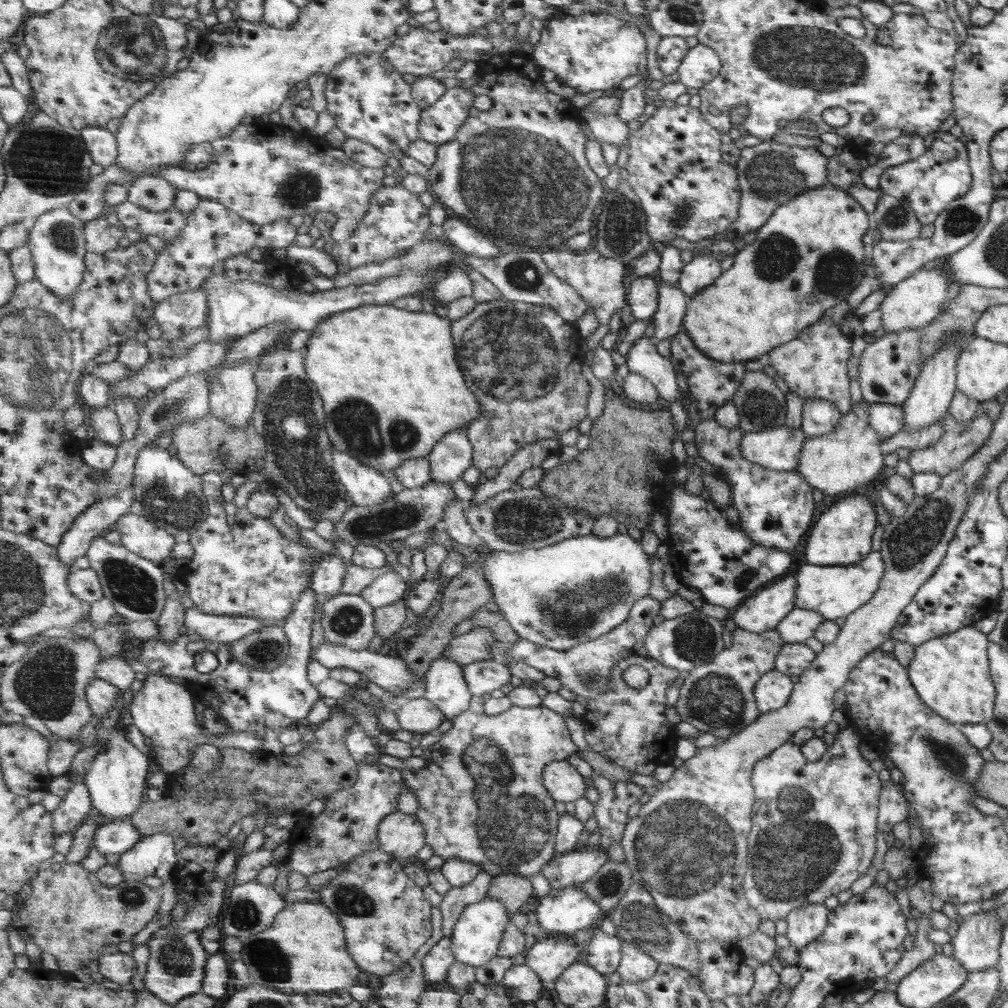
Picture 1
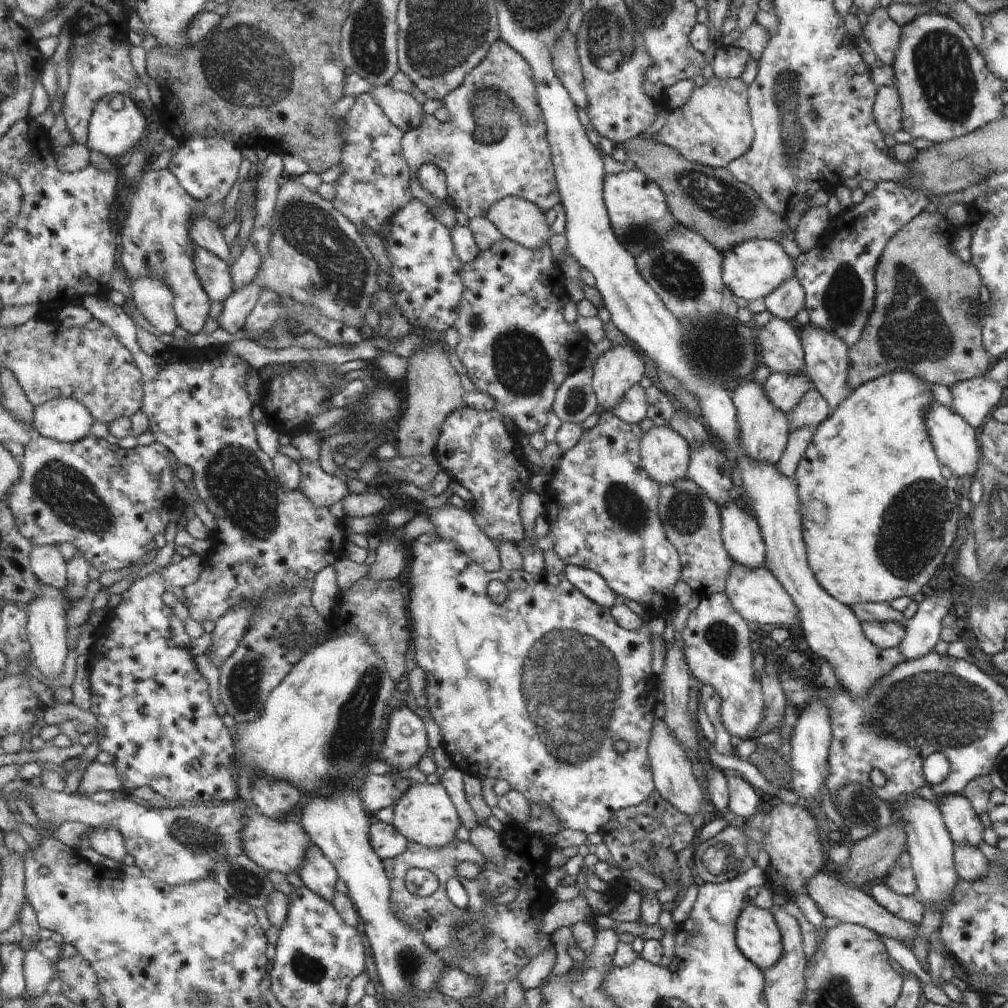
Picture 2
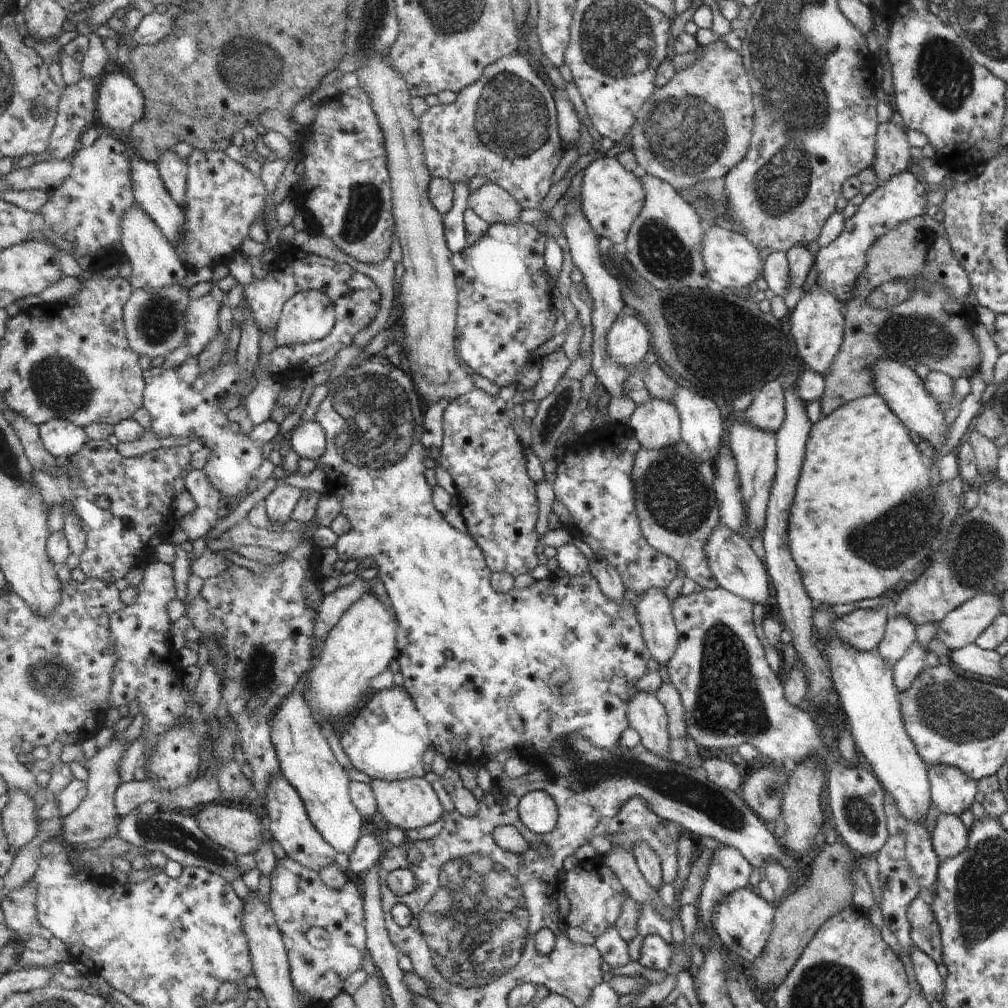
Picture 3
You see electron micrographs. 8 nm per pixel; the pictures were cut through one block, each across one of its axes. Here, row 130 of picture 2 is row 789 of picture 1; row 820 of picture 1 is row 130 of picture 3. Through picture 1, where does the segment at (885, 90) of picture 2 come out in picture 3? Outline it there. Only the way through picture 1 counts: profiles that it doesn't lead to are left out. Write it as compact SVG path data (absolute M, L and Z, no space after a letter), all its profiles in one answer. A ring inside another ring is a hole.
M890 121L878 124L874 147L872 166L877 187L884 185L892 176L910 169L910 146L906 141L905 130L902 131Z

